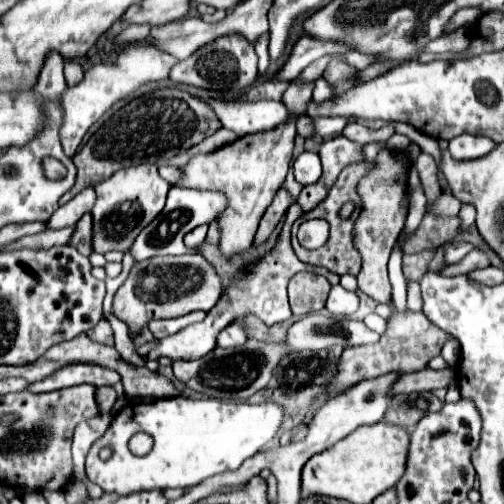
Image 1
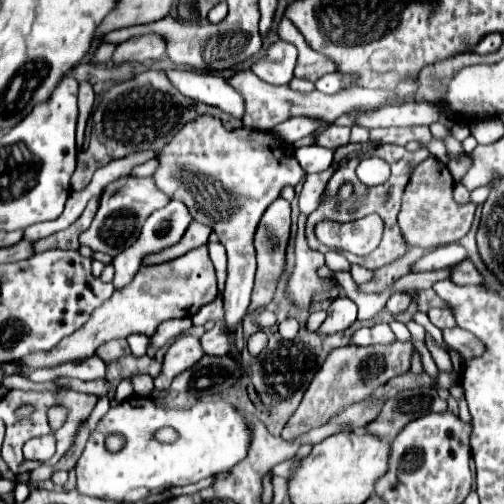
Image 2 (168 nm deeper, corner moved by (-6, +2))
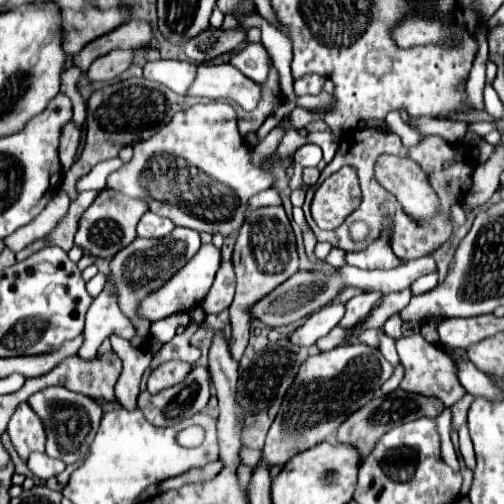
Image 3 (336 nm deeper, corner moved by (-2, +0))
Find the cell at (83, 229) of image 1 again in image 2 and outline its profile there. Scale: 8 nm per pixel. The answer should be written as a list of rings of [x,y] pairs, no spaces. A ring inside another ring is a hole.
[[[90,200],[86,210],[82,212],[82,216],[78,218],[78,222],[74,222],[70,228],[62,230],[62,232],[56,232],[48,238],[42,238],[40,242],[36,242],[36,252],[42,252],[42,250],[48,250],[48,248],[70,248],[70,250],[78,250],[80,248],[80,234],[90,226],[90,222],[94,220],[94,214],[98,210],[98,200]]]

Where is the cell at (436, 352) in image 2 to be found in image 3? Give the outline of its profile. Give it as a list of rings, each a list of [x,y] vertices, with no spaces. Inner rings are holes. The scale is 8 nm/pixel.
[[[466,394],[466,396],[460,398],[454,406],[450,406],[450,410],[452,410],[452,428],[454,428],[454,430],[458,430],[460,424],[466,422],[466,414],[468,414],[472,402],[474,402],[474,396]]]

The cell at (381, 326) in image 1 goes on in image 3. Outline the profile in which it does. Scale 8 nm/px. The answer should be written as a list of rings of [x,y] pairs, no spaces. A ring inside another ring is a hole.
[[[448,345],[442,346],[454,358],[458,368],[458,378],[466,388],[466,392],[474,396],[486,396],[486,400],[498,400],[498,386],[494,386],[494,382],[470,362],[467,352]]]

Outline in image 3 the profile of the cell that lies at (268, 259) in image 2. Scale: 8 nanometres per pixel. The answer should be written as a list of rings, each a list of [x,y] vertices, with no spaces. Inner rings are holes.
[[[282,206],[258,208],[246,216],[246,220],[236,236],[232,264],[234,264],[234,272],[236,272],[238,282],[236,282],[236,296],[234,296],[234,302],[230,306],[230,316],[232,316],[230,356],[234,356],[234,360],[240,360],[244,350],[246,350],[248,336],[250,336],[250,322],[252,320],[250,320],[248,308],[256,300],[260,300],[262,296],[272,292],[278,284],[288,280],[298,270],[296,240],[294,240],[292,226],[288,222]]]

